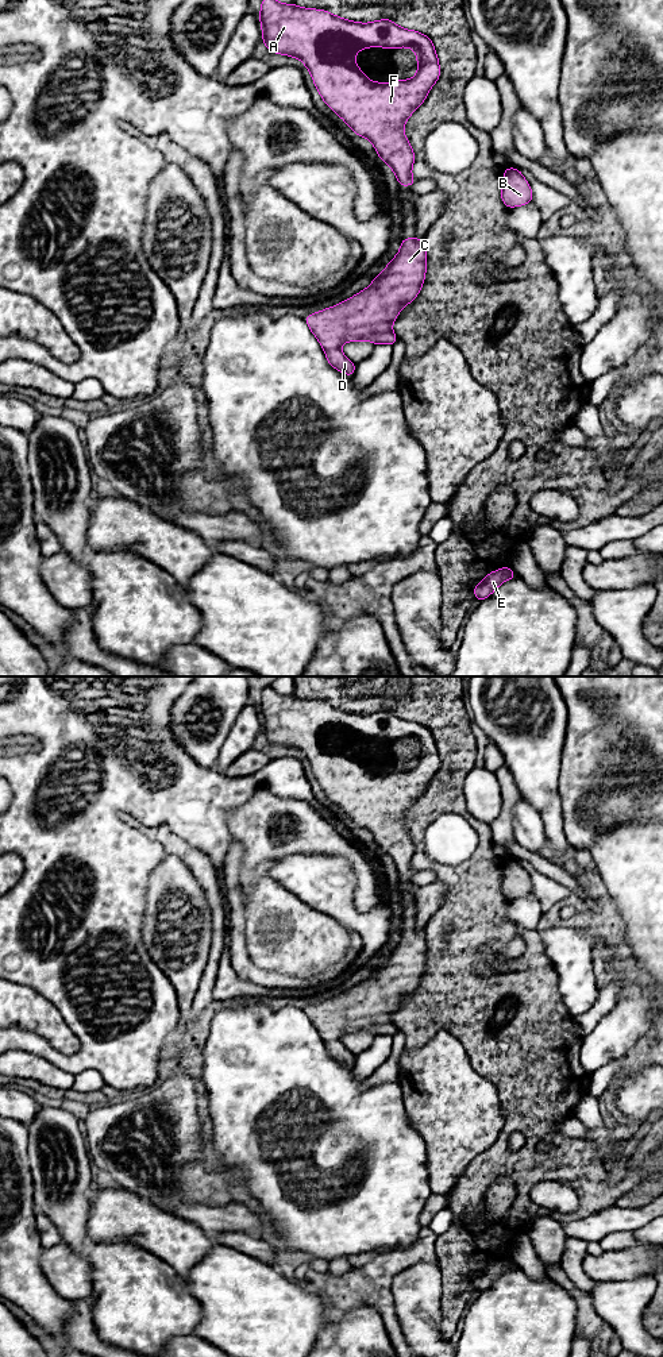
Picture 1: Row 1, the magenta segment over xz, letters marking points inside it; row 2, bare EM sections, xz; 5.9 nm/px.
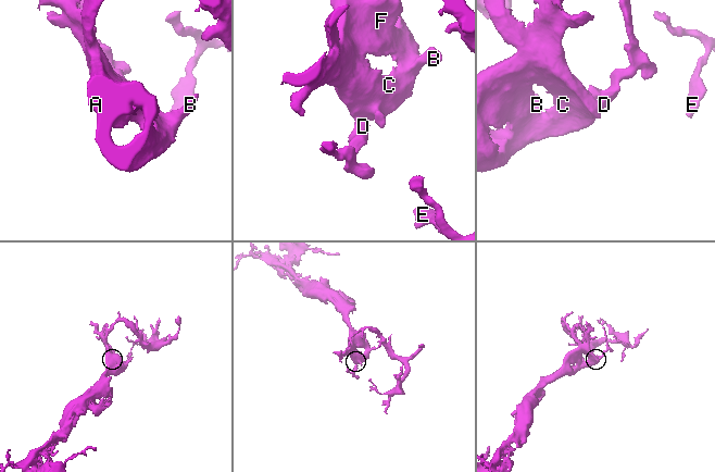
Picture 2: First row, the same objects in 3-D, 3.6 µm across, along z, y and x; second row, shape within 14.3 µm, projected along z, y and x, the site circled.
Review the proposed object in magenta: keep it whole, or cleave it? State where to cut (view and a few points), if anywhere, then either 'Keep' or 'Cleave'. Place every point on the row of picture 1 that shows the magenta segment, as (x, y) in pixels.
No split. Keep

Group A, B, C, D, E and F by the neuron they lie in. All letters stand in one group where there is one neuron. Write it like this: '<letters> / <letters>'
A B C D E F

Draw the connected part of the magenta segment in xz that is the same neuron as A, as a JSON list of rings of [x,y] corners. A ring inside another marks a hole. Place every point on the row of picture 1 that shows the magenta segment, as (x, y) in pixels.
[[[262,0],[259,14],[262,41],[269,51],[298,58],[311,72],[324,103],[338,113],[359,136],[367,138],[379,159],[388,163],[401,186],[415,184],[410,173],[415,153],[404,134],[404,126],[440,77],[439,59],[429,36],[405,30],[390,19],[358,23],[328,11]],[[366,47],[409,47],[416,51],[417,74],[410,80],[393,82],[370,81],[354,62],[356,53]]]

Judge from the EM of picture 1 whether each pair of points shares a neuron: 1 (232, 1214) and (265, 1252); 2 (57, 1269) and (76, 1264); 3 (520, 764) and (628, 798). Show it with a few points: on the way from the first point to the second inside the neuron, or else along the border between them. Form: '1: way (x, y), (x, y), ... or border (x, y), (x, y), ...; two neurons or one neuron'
1: way (238, 1224), (255, 1242); one neuron
2: way (61, 1269), (72, 1268); one neuron
3: border (563, 746), (559, 767), (561, 808); two neurons

